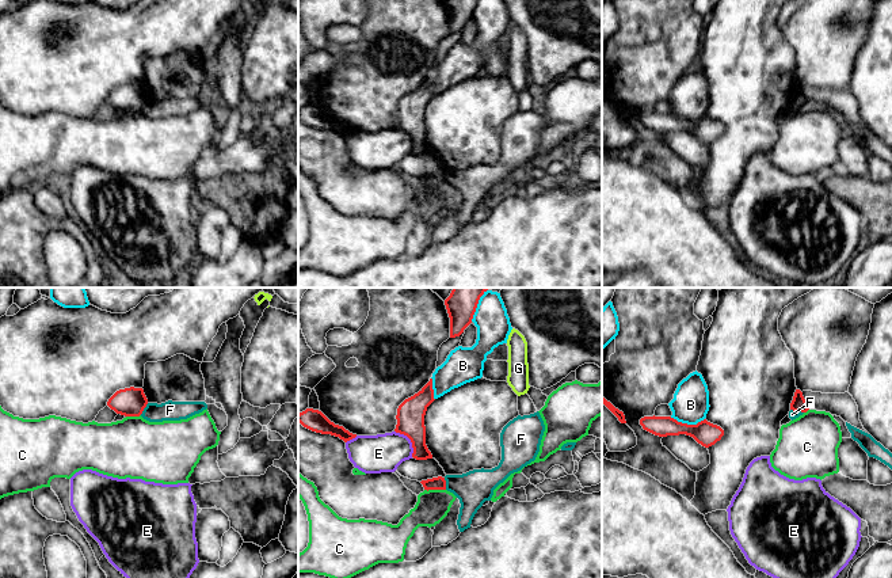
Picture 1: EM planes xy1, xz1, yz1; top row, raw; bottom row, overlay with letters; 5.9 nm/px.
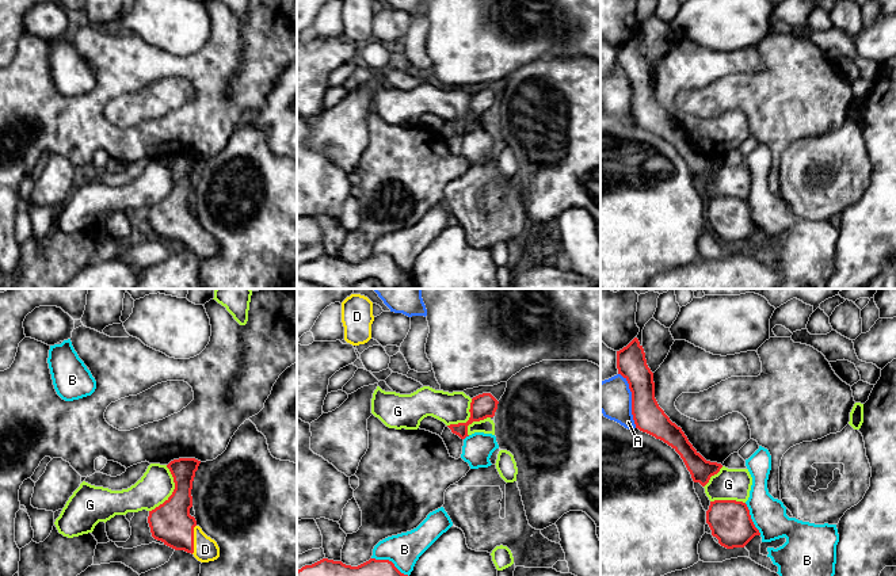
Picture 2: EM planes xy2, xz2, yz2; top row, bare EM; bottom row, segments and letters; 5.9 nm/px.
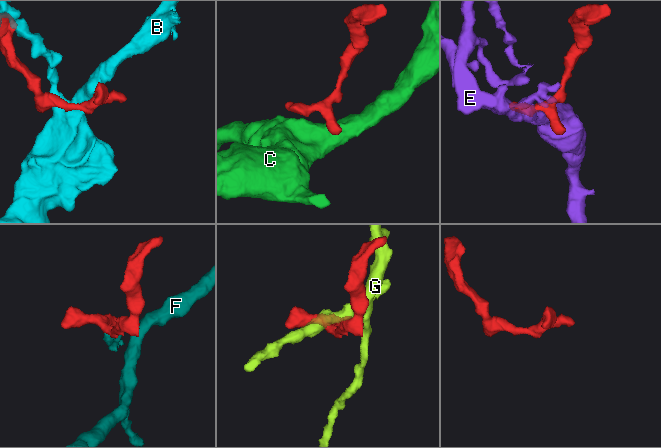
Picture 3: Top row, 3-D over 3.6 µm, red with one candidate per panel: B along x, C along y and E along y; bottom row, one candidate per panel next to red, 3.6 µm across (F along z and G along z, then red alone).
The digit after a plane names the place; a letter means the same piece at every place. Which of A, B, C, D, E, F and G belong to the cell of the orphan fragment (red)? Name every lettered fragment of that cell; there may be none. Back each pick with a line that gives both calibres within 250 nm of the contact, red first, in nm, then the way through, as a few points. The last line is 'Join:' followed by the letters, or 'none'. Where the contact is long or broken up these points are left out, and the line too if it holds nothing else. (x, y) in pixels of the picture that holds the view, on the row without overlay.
D: calibres 240 and 140 nm
Join: D

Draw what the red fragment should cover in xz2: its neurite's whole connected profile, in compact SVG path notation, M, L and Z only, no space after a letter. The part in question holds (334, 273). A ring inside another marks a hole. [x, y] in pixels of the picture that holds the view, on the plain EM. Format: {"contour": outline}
{"contour": "M323 255L298 266L297 278L327 289L351 289L365 278L378 279L385 289L400 289L404 283L412 282L411 274L401 270L392 258L375 255L358 263Z"}

